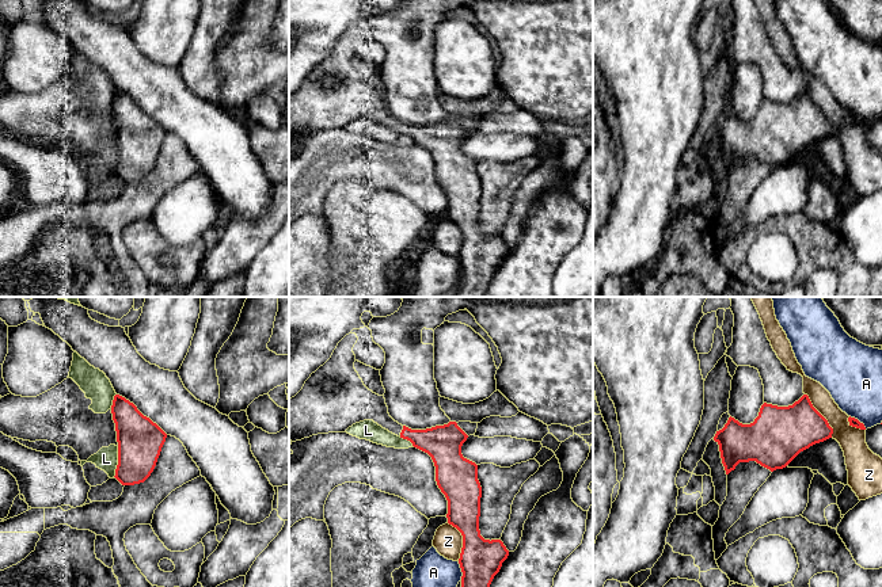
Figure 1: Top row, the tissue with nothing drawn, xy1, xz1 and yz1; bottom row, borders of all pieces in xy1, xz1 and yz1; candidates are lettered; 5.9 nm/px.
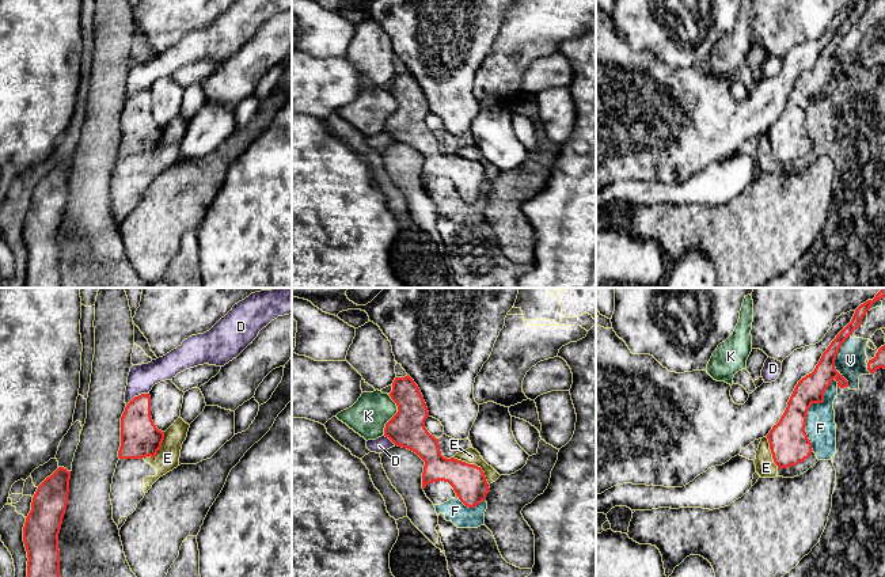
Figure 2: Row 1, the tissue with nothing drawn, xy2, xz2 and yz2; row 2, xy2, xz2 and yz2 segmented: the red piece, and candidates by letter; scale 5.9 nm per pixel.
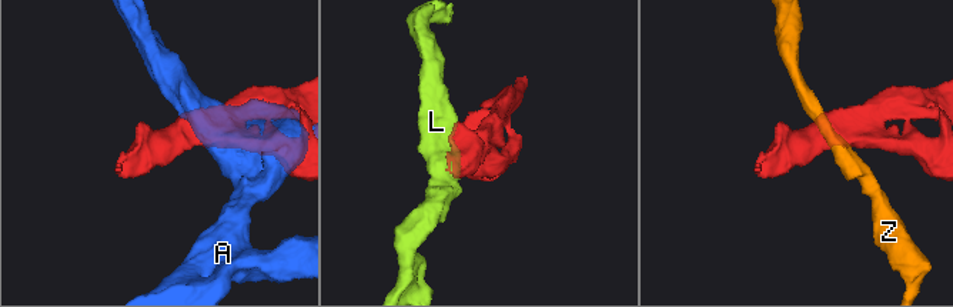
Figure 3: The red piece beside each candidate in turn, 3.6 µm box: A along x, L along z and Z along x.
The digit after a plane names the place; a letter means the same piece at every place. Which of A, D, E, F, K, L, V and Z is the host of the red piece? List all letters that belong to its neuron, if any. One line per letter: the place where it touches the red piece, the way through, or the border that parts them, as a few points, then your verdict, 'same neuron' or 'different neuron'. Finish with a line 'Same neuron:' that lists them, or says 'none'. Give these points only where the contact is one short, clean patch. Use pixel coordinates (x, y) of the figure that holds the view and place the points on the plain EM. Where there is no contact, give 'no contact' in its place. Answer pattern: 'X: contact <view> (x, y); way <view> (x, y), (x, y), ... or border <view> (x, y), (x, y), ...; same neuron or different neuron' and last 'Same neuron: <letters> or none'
A: contact yz1 (858, 117); different neuron
D: contact xy2 (136, 92); different neuron
E: contact xz2 (474, 160); different neuron
F: contact yz2 (808, 105); different neuron
K: contact xz2 (394, 112); different neuron
L: contact xy1 (118, 159); different neuron
V: contact yz2 (834, 57); different neuron
Z: contact yz1 (821, 111); border yz1 (805, 90), (812, 102), (832, 125), (832, 133); different neuron
Same neuron: none

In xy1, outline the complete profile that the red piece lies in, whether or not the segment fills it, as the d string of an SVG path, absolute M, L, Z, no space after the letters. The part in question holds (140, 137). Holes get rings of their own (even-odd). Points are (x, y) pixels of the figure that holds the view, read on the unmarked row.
M115 91L111 102L118 138L118 161L115 175L122 182L144 179L153 168L167 130L125 94Z

